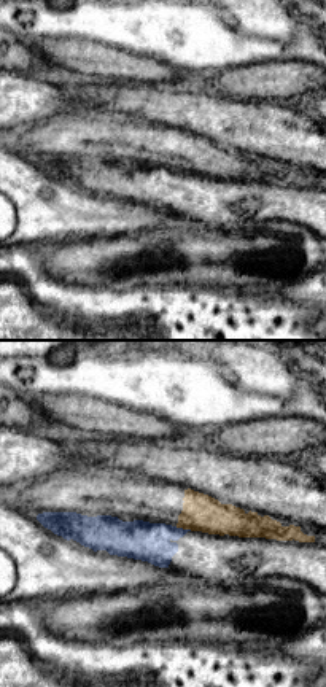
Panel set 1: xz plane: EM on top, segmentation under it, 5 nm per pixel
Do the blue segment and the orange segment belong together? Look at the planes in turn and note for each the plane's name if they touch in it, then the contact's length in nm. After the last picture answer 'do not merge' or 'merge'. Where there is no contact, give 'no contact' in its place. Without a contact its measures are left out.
xz | 90 nm

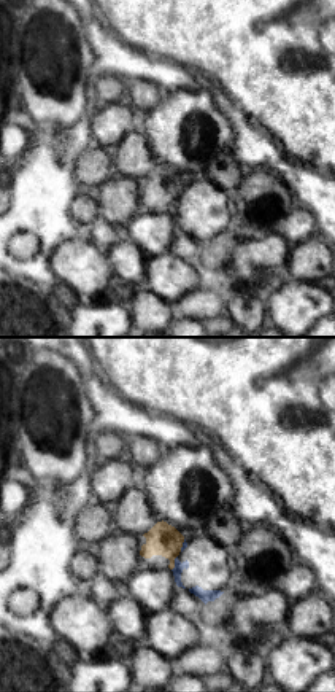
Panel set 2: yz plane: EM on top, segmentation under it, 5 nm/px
yz | 80 nm

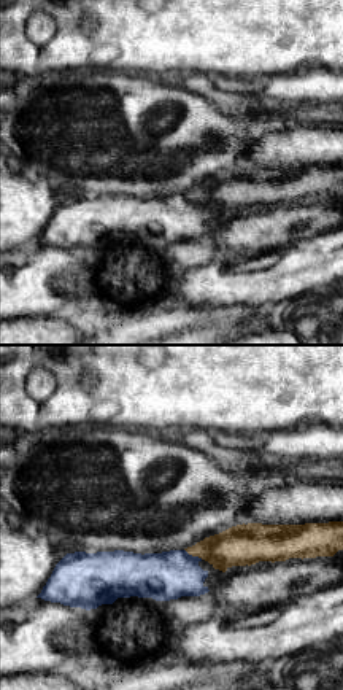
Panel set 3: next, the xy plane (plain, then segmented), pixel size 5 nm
xy | 110 nm

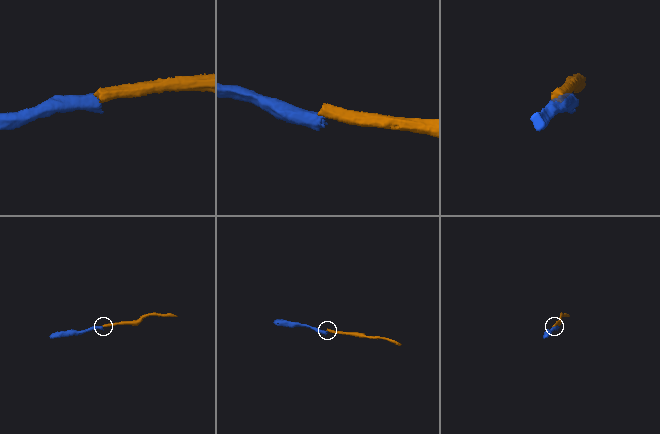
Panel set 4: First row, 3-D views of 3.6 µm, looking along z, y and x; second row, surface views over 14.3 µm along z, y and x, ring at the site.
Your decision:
do not merge

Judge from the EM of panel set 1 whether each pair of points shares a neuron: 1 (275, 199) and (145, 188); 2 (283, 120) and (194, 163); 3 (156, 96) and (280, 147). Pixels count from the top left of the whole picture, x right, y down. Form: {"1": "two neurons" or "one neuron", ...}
{"1": "one neuron", "2": "two neurons", "3": "one neuron"}

